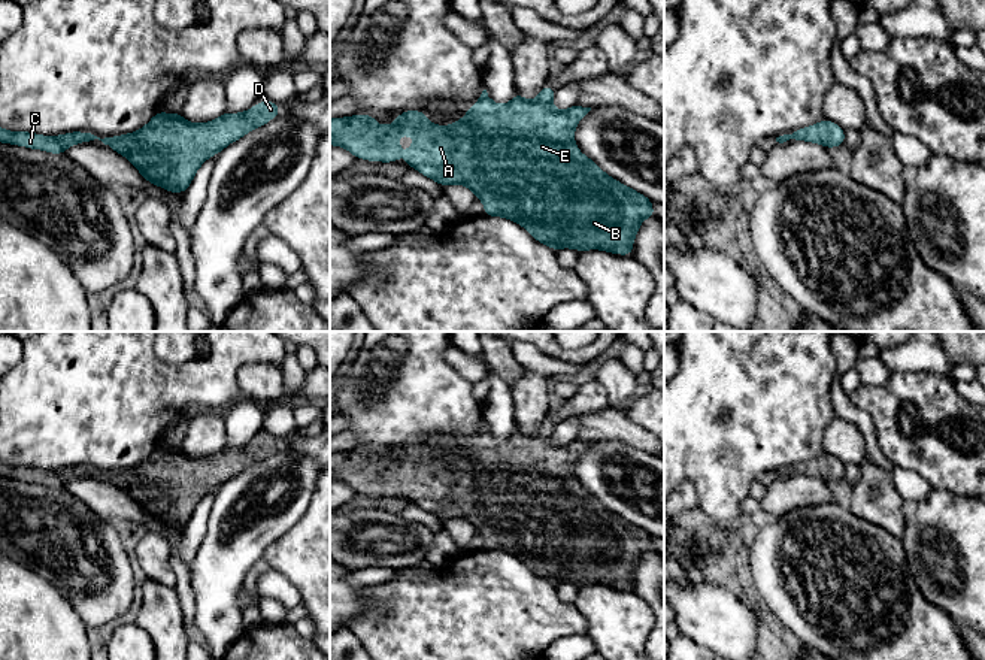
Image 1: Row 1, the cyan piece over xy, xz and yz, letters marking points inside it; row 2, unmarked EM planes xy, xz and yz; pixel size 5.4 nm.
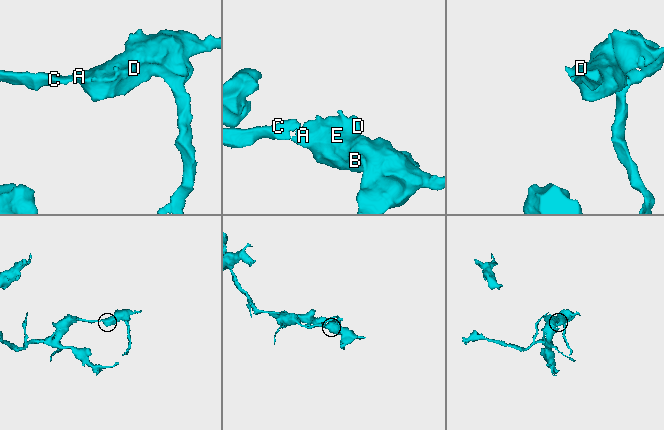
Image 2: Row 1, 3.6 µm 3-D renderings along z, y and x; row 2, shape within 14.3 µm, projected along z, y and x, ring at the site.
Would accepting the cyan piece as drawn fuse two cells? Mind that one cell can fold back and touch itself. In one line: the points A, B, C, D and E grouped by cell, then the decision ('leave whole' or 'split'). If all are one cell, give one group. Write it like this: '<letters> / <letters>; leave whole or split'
A B C D E; leave whole

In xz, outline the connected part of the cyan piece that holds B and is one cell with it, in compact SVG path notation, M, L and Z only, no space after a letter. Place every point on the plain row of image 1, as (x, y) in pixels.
M545 420L539 430L528 436L519 427L507 439L495 439L487 424L470 440L469 446L451 460L434 460L425 446L410 443L395 451L393 460L378 460L373 449L330 452L330 479L346 482L355 493L395 497L401 491L398 469L413 470L415 479L406 484L404 496L412 503L437 518L469 521L481 533L484 551L501 551L522 560L537 576L555 587L560 582L579 585L601 584L619 590L633 588L633 576L645 552L655 551L652 536L633 523L606 509L575 478L576 458L591 445L581 439L554 443L555 424Z

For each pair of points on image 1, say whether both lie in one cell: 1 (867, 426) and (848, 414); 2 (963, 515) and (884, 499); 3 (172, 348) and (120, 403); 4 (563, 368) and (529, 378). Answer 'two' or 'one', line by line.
1: one
2: two
3: two
4: two

